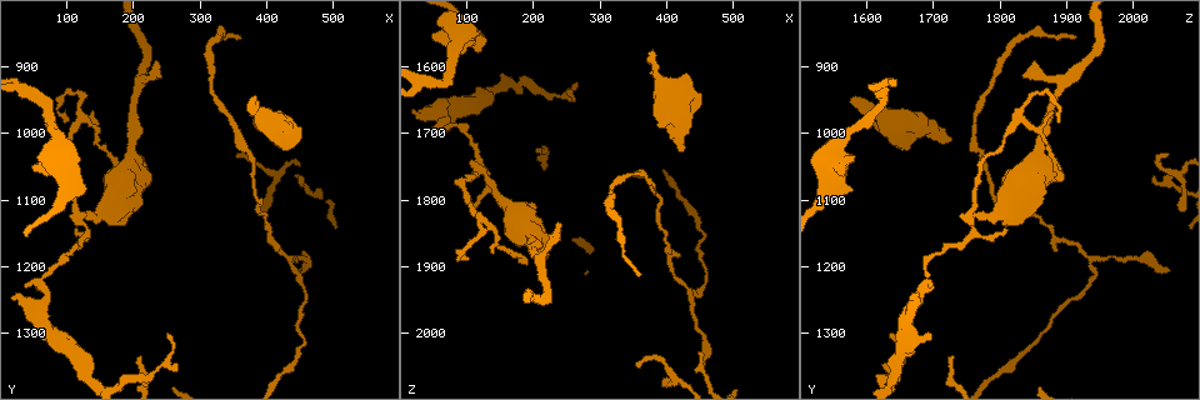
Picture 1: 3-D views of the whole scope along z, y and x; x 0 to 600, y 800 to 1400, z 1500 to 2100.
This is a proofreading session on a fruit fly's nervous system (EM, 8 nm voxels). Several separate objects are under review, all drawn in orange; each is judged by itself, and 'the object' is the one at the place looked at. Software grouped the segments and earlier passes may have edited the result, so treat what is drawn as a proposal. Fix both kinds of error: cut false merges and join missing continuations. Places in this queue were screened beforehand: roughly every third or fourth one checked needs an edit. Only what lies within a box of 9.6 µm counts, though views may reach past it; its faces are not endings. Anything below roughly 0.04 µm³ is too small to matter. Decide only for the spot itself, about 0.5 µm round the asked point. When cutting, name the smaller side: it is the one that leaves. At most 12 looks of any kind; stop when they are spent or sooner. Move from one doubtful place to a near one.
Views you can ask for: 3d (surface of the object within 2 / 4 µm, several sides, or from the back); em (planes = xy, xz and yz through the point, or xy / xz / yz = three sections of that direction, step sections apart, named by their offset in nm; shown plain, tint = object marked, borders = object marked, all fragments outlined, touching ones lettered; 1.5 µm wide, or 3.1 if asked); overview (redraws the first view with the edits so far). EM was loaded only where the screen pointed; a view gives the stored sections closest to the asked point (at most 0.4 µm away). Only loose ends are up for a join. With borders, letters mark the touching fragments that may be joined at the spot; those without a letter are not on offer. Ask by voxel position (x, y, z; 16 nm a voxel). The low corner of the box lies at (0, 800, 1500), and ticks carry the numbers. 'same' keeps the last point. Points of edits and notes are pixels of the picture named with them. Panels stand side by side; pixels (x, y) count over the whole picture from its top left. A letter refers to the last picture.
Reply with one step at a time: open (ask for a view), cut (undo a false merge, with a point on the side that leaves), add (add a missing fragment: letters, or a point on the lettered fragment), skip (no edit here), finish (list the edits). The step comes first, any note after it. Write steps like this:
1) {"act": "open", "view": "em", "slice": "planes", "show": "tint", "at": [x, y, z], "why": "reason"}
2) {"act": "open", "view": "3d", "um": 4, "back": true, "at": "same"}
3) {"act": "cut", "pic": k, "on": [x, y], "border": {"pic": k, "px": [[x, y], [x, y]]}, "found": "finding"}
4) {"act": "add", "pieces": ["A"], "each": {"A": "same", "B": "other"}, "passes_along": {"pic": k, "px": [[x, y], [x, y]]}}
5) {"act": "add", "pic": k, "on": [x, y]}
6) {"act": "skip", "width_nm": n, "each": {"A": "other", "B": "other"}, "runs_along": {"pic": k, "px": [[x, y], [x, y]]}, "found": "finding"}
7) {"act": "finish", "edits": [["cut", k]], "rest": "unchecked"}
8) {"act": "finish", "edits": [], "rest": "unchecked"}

{"act": "open", "view": "em", "slice": "xz", "step": 8, "show": "plain", "at": [360, 860, 1915], "why": "tapers out"}

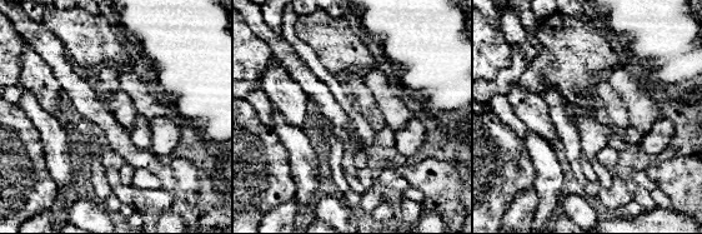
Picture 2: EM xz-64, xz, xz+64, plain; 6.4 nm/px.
{"act": "open", "view": "em", "slice": "xz", "step": 8, "show": "borders", "at": "same", "why": "see the neighbours"}

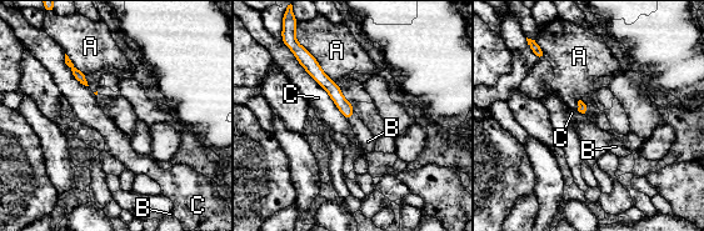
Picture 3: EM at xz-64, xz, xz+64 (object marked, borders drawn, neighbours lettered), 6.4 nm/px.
{"act": "add", "pieces": ["B"], "each": {"A": "other", "B": "same", "C": "other"}, "found": "it goes on there"}

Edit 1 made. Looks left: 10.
{"act": "open", "view": "overview"}

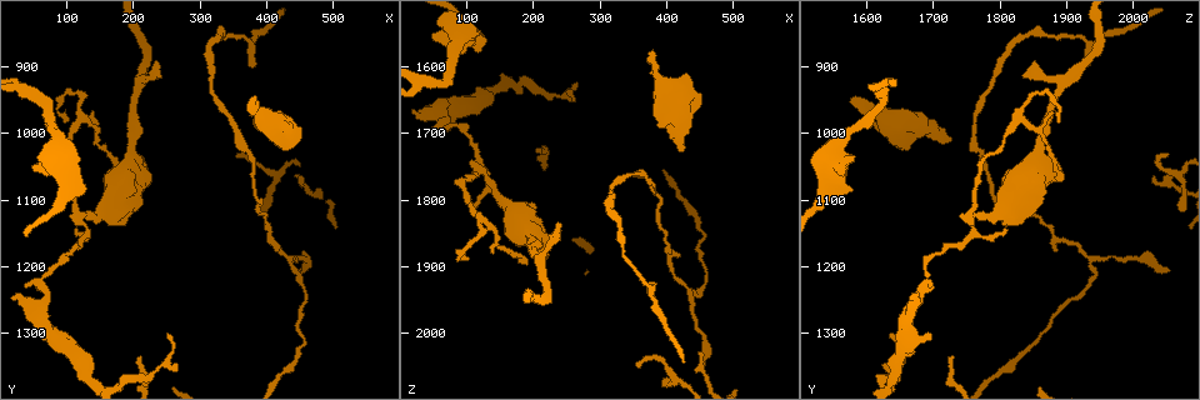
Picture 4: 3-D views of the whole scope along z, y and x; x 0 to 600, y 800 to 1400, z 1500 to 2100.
{"act": "open", "view": "3d", "um": 4, "at": [450, 1205, 2050], "why": "free end"}

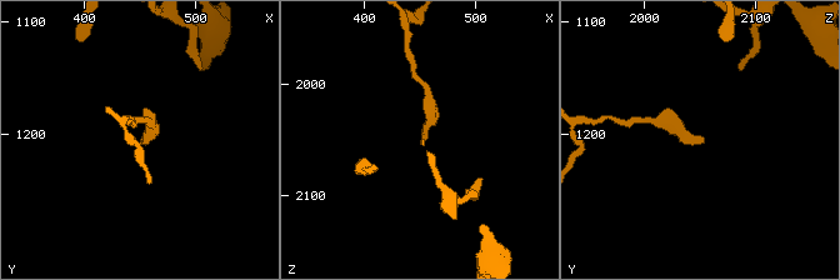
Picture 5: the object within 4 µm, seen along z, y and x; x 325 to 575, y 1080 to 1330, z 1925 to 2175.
{"act": "open", "view": "em", "slice": "planes", "show": "tint", "at": [454, 1206, 2054], "why": "now the EM"}

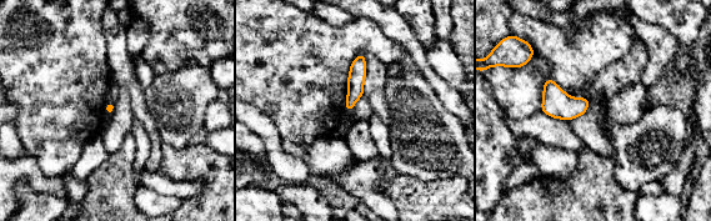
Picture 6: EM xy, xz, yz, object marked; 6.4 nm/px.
{"act": "open", "view": "em", "slice": "planes", "show": "borders", "at": "same", "why": "what lies round it"}

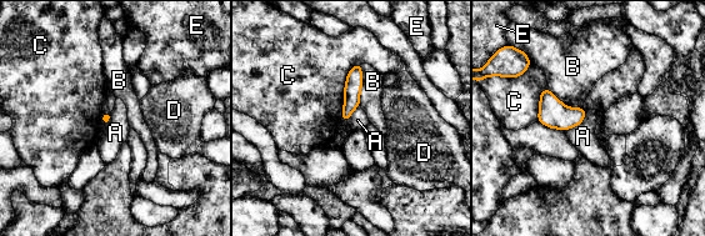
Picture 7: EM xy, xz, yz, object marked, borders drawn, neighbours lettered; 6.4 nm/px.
{"act": "skip", "longest_contact_nm": ["C", 360], "each": {"A": "other", "B": "other", "C": "other", "D": "other", "E": "other"}, "found": "no lettered fragment goes on from it"}

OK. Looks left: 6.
{"act": "open", "view": "3d", "um": 2, "at": [120, 1130, 1755], "why": "three arms meet"}

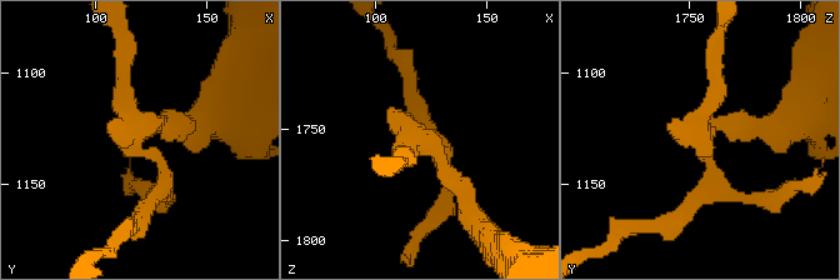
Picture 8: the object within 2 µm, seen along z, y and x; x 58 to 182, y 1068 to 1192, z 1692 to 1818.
{"act": "open", "view": "em", "slice": "xy", "step": 8, "show": "borders", "at": [121, 1126, 1756], "why": "shape alone is not enough"}

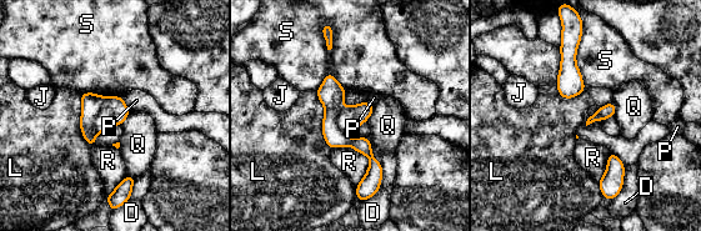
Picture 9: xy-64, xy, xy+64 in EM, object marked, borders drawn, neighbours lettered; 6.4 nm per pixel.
{"act": "open", "view": "em", "slice": "planes", "show": "borders", "at": "same", "why": "cut it another way"}

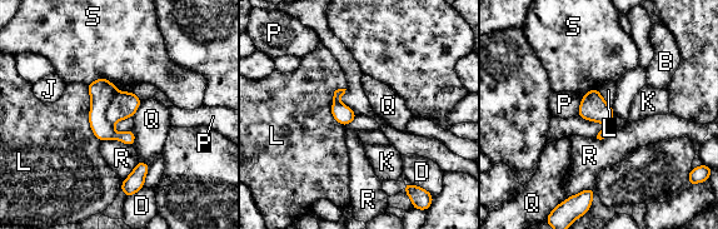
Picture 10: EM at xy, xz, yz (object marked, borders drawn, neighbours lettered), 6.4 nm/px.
{"act": "cut", "pic": 10, "on": [101, 91], "each": {"B": "other", "D": "other", "J": "other", "K": "other", "L": "other", "P": "other", "Q": "other", "R": "other", "S": "other"}, "part_leaving": {"pic": 10, "px": [[90, 86], [98, 120], [130, 142]]}, "found": "two neurons meet here"}

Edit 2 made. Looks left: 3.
{"act": "open", "view": "overview", "why": "see it whole again"}

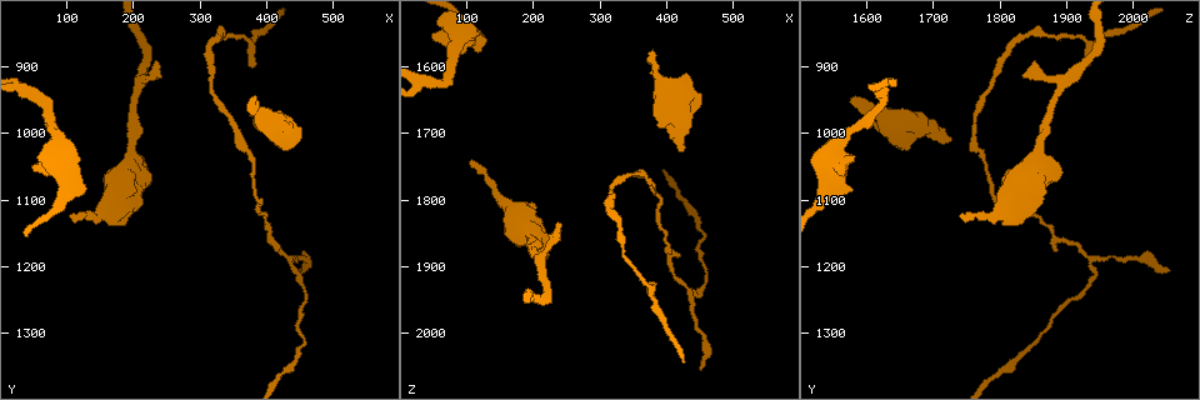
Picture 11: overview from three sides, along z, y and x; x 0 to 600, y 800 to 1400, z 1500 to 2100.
{"act": "open", "view": "em", "slice": "yz", "step": 4, "show": "borders", "at": [375, 950, 1575], "why": "free end"}

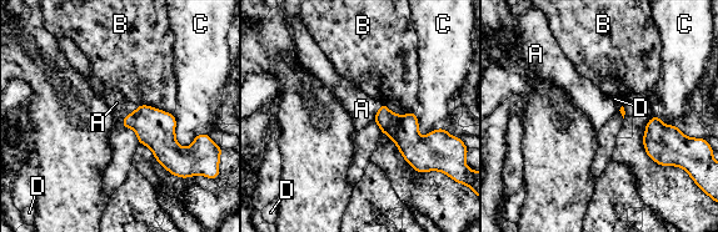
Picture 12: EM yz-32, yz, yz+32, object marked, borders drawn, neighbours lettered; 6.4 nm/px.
{"act": "open", "view": "em", "slice": "planes", "show": "borders", "at": "same"}

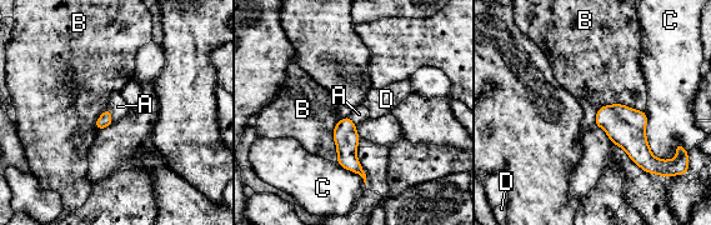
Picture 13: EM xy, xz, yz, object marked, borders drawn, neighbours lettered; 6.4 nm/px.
{"act": "add", "pieces": ["A"], "each": {"A": "same", "B": "other", "C": "other", "D": "other"}, "passes_along": {"pic": 13, "px": [[105, 119], [110, 114], [118, 106]]}, "found": "it goes on there"}

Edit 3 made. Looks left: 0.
{"act": "finish", "edits": [["add", 3], ["cut", 10], ["add", 13]], "rest": "unchecked"}

